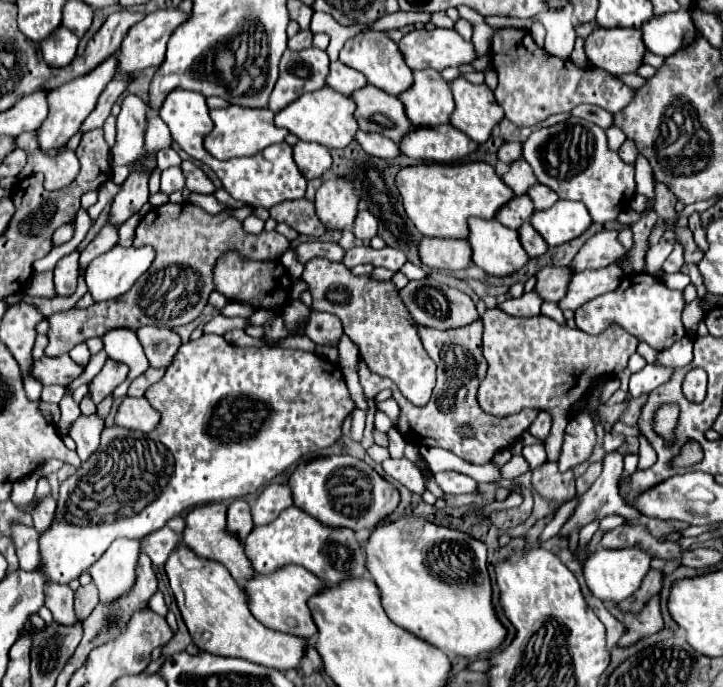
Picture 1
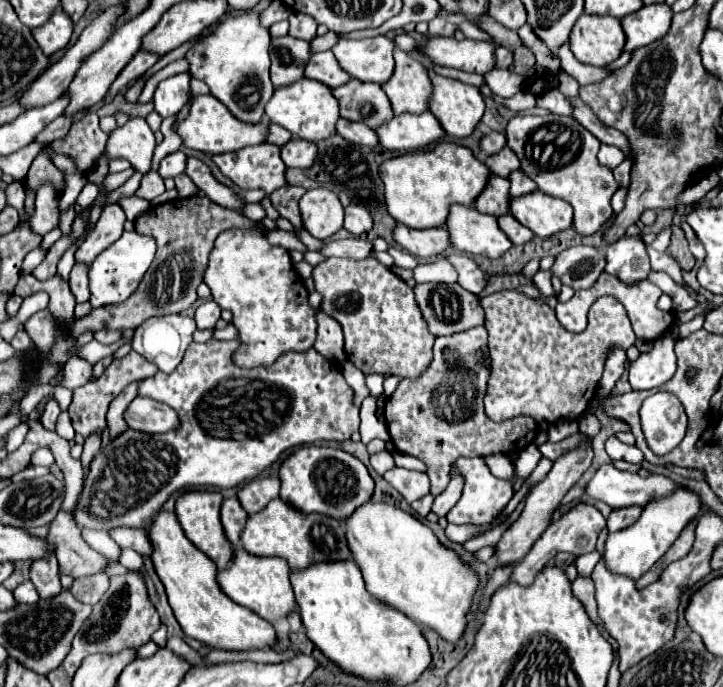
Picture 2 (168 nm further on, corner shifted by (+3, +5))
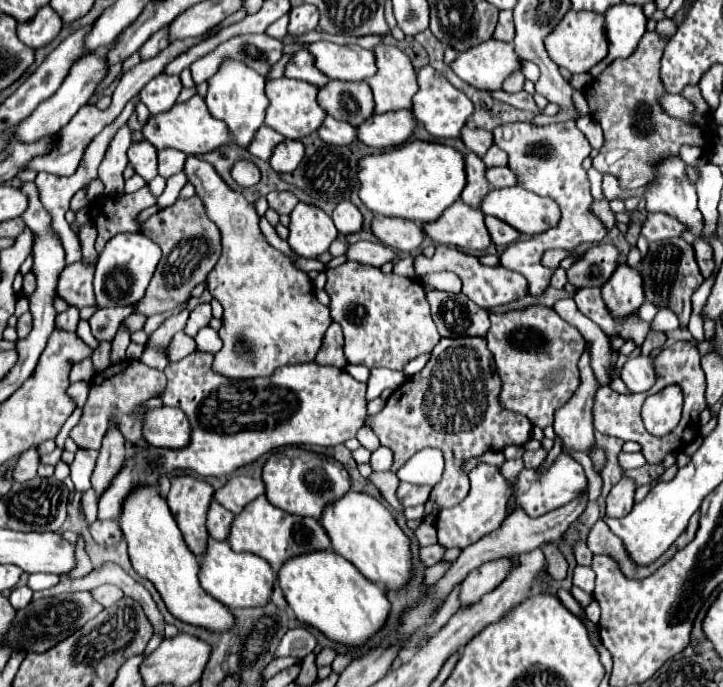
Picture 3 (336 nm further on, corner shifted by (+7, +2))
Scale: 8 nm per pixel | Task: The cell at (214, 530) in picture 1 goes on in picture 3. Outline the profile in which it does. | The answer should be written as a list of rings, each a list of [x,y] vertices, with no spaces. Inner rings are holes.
[[[174,476],[170,482],[168,506],[188,548],[200,558],[208,546],[206,514],[214,488],[194,476]]]

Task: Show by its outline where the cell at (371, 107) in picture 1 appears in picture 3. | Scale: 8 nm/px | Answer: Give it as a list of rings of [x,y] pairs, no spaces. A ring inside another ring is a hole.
[[[330,80],[318,92],[318,104],[336,120],[360,126],[374,114],[372,90],[366,82]]]

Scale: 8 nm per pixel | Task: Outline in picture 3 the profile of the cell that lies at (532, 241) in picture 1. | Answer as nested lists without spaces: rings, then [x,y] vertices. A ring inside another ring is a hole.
[[[486,216],[486,228],[488,228],[488,234],[496,246],[508,246],[520,238],[520,232],[516,228],[508,226],[506,222],[502,222],[494,216]]]

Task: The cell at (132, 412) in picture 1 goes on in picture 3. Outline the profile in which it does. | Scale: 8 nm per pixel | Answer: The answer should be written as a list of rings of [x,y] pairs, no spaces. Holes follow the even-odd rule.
[[[152,408],[144,416],[144,438],[156,448],[184,448],[190,432],[188,418],[180,408]]]

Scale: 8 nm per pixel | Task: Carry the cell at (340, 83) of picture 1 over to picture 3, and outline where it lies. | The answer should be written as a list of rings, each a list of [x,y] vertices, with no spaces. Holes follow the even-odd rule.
[[[306,48],[292,54],[290,62],[286,64],[284,76],[294,78],[294,80],[304,80],[304,82],[310,82],[314,86],[324,86],[328,82],[328,76],[324,76],[314,66],[314,60],[312,60],[312,56],[310,56],[310,52]]]

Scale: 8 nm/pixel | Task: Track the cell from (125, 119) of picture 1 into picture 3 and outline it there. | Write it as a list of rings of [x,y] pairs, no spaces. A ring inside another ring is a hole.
[[[134,142],[128,150],[128,160],[132,164],[132,168],[136,170],[136,174],[140,174],[144,180],[152,180],[154,176],[158,176],[156,170],[156,148],[152,148],[152,144],[144,142]]]

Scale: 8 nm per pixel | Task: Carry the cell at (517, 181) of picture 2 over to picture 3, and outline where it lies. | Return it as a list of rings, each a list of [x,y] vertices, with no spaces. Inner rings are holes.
[[[488,168],[486,170],[486,180],[488,180],[490,188],[516,186],[516,176],[508,168]]]

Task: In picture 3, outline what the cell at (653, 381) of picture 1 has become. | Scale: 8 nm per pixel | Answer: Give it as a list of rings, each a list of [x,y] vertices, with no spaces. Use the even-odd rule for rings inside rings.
[[[632,356],[620,370],[620,378],[630,392],[646,392],[654,384],[652,356]]]

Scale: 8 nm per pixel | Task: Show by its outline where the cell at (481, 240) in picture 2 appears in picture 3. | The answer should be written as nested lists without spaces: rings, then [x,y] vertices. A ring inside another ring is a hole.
[[[456,200],[444,214],[422,226],[424,234],[436,244],[456,246],[462,250],[484,250],[492,244],[484,226],[484,214],[478,208],[468,208],[462,200]]]

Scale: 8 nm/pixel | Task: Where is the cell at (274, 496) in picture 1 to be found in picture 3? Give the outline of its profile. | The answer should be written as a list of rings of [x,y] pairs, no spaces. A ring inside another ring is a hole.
[[[232,476],[220,490],[214,492],[214,502],[222,504],[226,510],[238,514],[248,502],[264,494],[264,482],[250,476]]]

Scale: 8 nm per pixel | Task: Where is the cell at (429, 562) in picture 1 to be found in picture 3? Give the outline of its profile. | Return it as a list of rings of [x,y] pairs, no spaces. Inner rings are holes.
[[[348,490],[328,504],[320,516],[320,526],[330,536],[332,550],[350,560],[368,580],[384,582],[386,588],[398,590],[410,578],[410,540],[396,524],[392,512],[374,496]]]

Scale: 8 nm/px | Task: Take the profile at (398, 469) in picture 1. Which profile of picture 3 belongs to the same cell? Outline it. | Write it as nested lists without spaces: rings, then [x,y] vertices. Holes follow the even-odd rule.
[[[400,482],[398,500],[402,502],[404,508],[418,506],[418,504],[424,504],[428,500],[430,490],[432,488],[428,488],[428,486],[416,486],[416,484],[408,484],[408,482]]]

